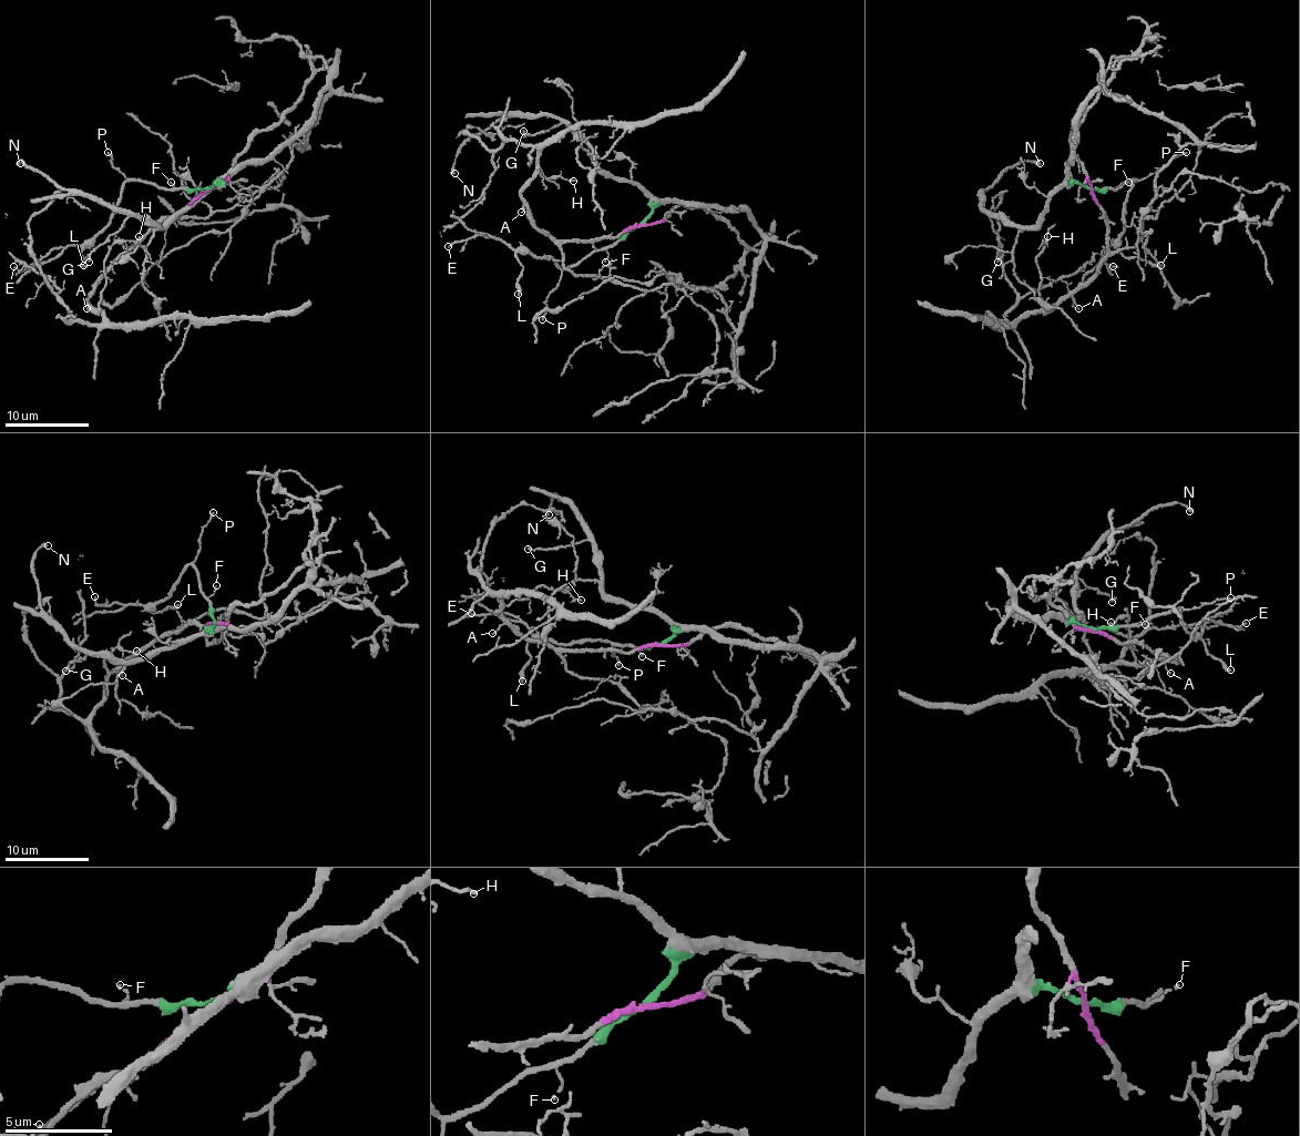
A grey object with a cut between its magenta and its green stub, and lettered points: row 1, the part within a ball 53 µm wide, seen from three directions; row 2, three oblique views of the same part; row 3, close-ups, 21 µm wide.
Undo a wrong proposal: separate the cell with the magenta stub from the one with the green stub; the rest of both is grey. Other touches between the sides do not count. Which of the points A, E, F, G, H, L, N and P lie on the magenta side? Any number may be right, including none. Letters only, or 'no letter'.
A, H

